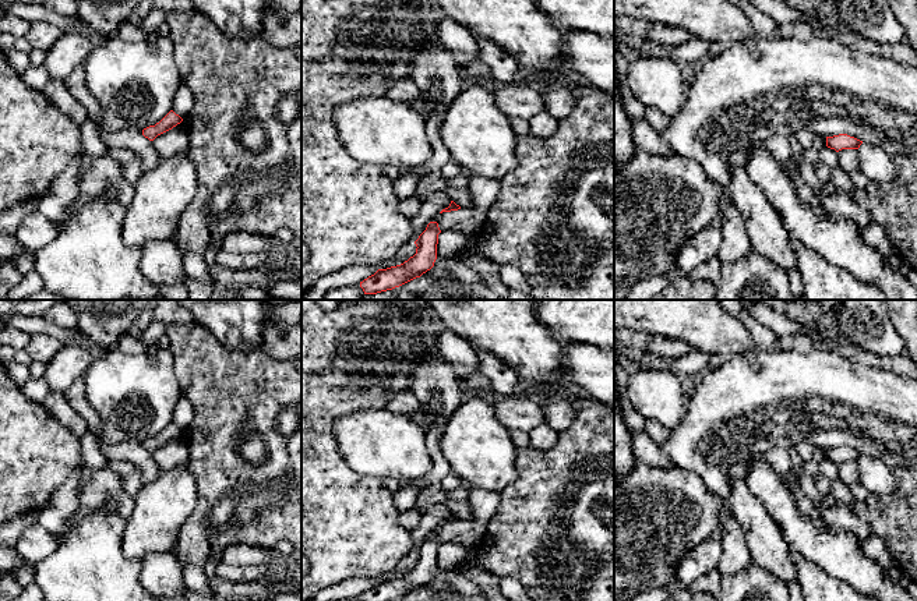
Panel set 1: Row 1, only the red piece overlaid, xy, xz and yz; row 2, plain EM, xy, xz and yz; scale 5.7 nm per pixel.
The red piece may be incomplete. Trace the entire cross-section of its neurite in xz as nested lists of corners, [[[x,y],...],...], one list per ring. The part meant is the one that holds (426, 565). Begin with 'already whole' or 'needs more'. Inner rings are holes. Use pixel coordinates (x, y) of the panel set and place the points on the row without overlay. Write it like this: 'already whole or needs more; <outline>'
already whole; [[[430,534],[426,542],[415,554],[416,566],[401,577],[378,581],[374,587],[360,594],[361,601],[395,601],[434,579],[437,572],[438,547],[441,545],[437,534]]]

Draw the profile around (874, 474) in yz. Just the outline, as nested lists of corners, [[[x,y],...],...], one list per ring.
[[[863,455],[857,462],[860,466],[860,484],[872,495],[895,495],[896,484],[893,470],[890,470],[881,457]]]

